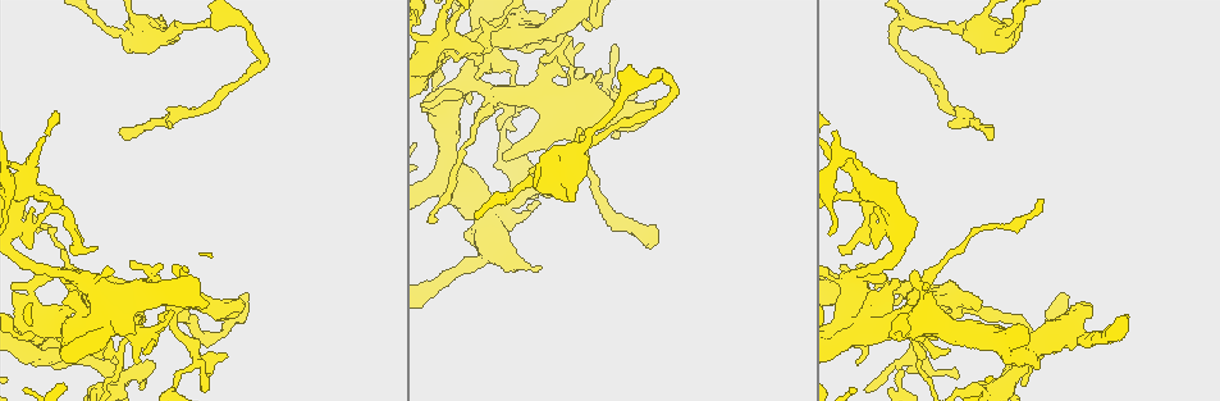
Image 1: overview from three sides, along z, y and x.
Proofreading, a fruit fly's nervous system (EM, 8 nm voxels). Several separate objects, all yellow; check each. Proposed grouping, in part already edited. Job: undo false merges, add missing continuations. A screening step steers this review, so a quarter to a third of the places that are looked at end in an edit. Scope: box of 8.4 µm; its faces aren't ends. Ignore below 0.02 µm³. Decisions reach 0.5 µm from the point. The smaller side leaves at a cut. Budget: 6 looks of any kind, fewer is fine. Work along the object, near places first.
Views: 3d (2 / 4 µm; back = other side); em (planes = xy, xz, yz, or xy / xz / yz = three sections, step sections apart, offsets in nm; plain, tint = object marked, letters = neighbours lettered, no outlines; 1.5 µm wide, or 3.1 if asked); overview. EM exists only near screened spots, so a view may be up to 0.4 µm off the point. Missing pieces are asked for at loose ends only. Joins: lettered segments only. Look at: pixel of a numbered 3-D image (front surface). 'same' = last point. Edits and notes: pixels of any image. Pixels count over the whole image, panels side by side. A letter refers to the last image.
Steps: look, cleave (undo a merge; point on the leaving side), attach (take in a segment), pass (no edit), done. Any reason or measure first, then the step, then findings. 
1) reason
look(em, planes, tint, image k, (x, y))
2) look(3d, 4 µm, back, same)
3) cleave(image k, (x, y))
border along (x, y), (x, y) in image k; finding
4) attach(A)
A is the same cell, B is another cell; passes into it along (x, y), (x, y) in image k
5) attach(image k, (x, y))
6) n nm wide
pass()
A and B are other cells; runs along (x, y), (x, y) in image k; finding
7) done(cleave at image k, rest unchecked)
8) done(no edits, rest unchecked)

look(3d, 4 µm, image 1, (431, 223))

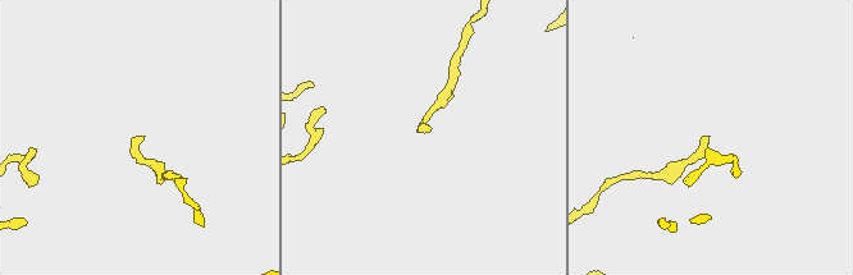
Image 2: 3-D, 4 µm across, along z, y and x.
shape alone is not enough
look(em, planes, letters, image 2, (136, 137))

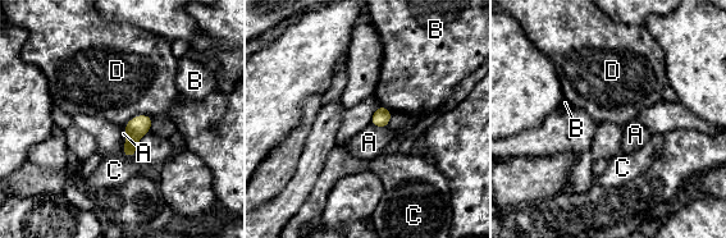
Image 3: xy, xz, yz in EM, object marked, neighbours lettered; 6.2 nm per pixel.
pass()
A, B, C and D are other cells; border along (153, 115), (135, 115), (123, 124) in image 3; no lettered segment goes on from it

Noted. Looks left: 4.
an open end
look(em, planes, letters, image 1, (137, 362))

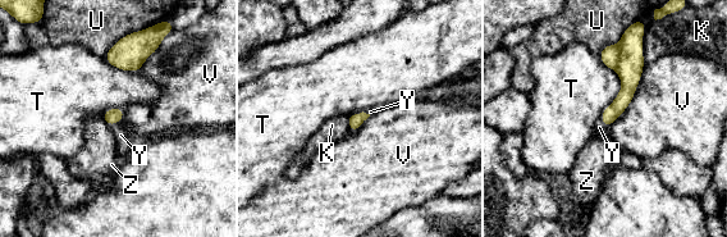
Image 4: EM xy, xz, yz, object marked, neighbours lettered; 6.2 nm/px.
attach(Y)
Y is the same cell, K, T, U, V and Z are other cells; passes into it along (611, 113), (602, 122), (599, 127) in image 4; it goes on there

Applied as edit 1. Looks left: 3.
branch stops here
look(3d, 4 µm, image 1, (244, 307))

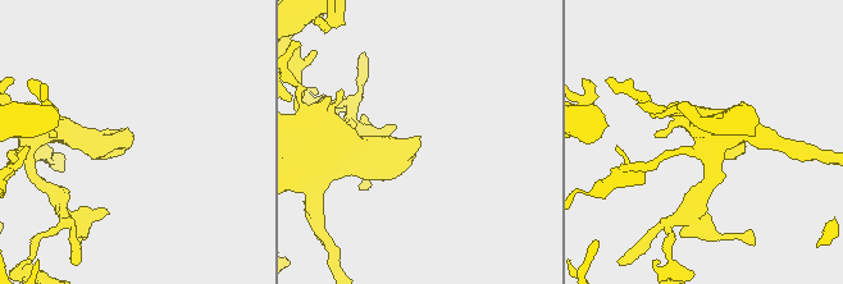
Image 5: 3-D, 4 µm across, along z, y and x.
look(em, xz, step 8, tint, image 5, (134, 138))

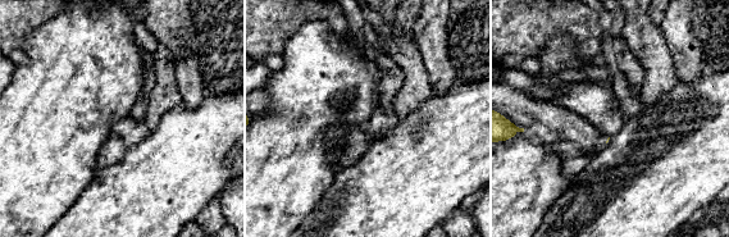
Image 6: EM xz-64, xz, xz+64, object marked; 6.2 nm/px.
look(em, planes, letters, same)

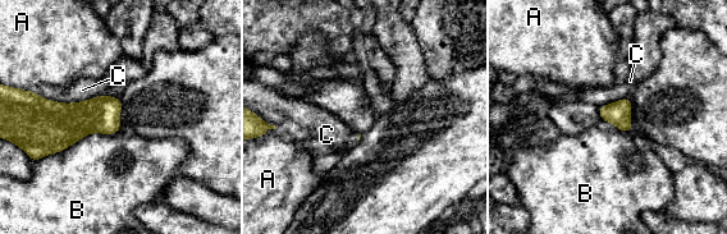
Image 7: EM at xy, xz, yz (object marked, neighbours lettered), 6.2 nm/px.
pass()
A, B and C are other cells; border along (120, 131), (87, 133), (47, 155) in image 7; none of them fits

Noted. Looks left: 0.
done(attach at image 4, rest unchecked)

